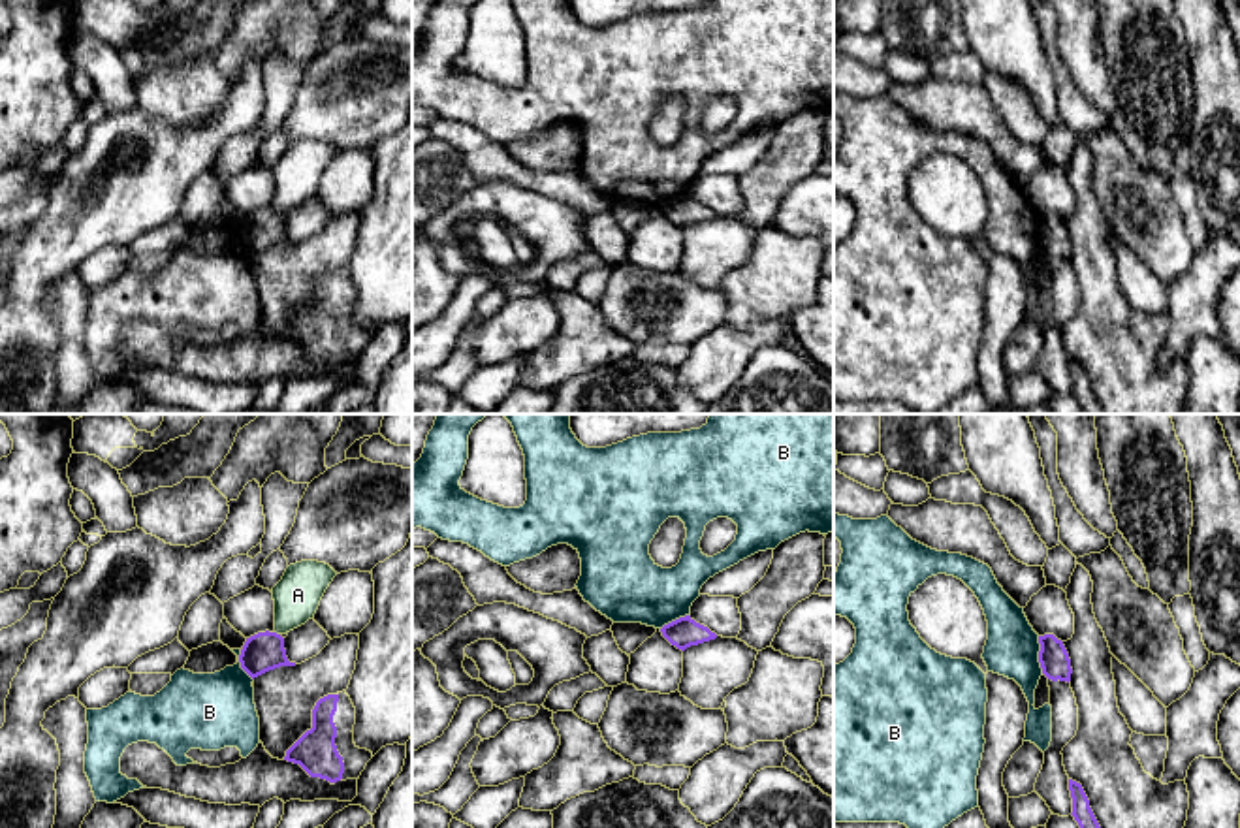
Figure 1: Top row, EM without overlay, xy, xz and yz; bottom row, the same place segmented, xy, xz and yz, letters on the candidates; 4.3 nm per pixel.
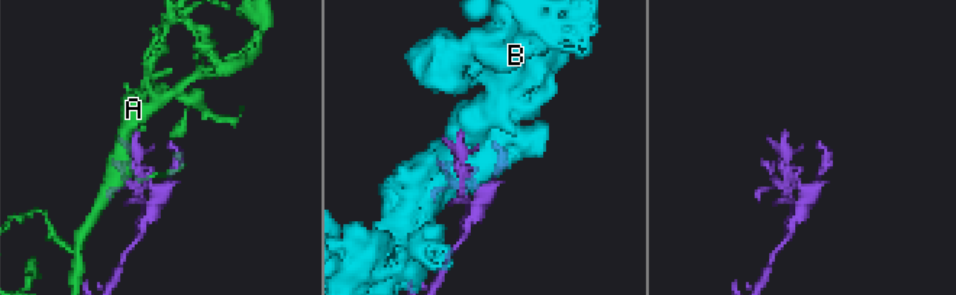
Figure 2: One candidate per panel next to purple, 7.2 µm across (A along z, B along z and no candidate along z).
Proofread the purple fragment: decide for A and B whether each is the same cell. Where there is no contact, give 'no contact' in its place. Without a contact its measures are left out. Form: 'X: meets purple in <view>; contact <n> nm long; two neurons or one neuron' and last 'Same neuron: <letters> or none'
A: meets purple in xy; contact 30 nm long; two neurons
B: meets purple in yz; contact 160 nm long; two neurons
Same neuron: none

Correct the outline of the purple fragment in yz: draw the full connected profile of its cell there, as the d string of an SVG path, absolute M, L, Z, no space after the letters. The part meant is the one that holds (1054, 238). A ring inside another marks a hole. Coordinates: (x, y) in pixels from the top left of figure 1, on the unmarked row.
M1054 213L1039 215L1041 230L1039 230L1039 241L1042 247L1042 252L1052 260L1071 260L1071 237L1061 218L1057 218Z

